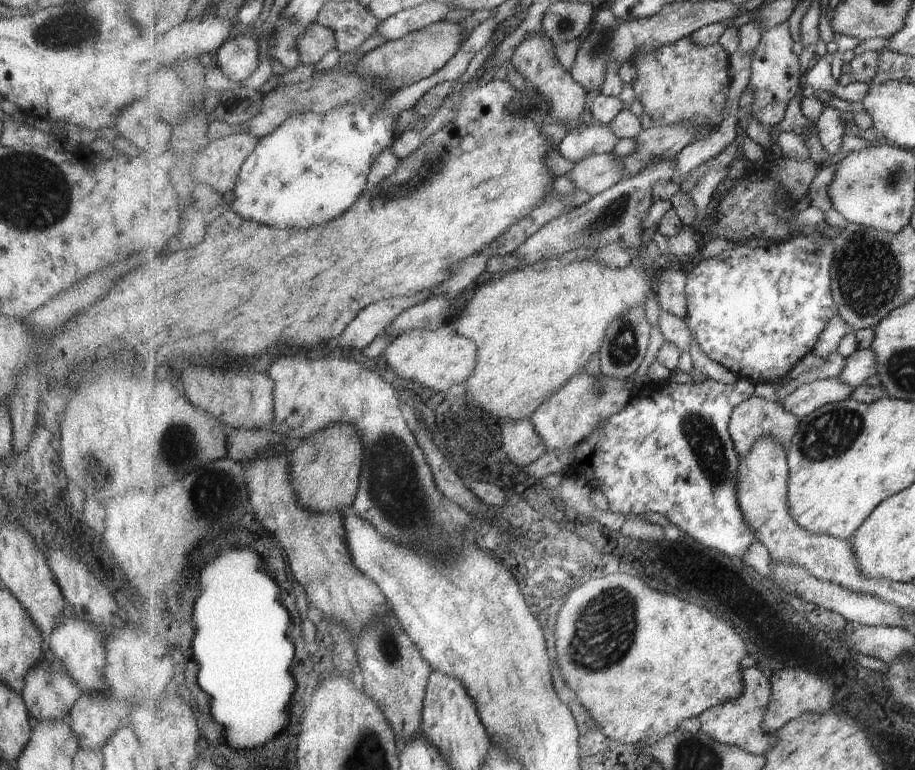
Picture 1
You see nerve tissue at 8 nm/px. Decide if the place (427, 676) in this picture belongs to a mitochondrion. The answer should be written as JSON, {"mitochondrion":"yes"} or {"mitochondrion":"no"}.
{"mitochondrion":"no"}

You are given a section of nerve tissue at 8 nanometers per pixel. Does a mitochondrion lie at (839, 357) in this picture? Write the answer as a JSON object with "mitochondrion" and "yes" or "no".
{"mitochondrion":"no"}

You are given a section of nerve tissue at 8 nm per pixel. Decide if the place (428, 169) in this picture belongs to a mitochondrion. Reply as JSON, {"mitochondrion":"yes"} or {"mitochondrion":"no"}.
{"mitochondrion":"yes"}

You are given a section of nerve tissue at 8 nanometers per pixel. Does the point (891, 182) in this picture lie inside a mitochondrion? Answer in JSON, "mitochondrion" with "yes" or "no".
{"mitochondrion":"yes"}

